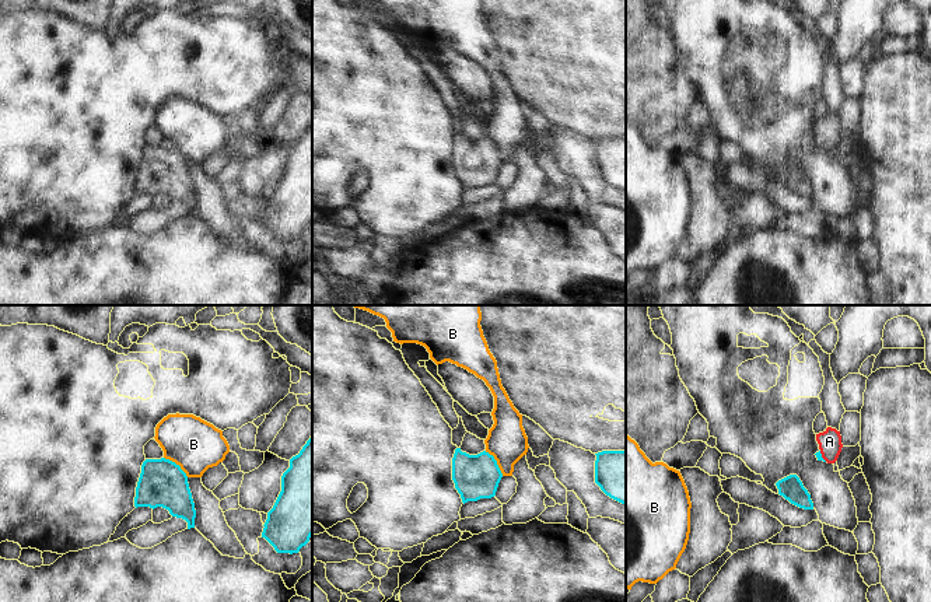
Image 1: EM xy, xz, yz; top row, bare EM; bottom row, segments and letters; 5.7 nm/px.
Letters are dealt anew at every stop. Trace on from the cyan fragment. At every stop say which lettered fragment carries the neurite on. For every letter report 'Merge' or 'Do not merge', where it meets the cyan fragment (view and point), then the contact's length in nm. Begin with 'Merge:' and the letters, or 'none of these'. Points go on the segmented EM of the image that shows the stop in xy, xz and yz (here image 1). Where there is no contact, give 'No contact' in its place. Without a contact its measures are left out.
Merge: A
A: Merge. Touches cyan at yz (821, 457). Shared border 80 nm
B: Do not merge. Touches cyan at xz (496, 462). Shared border 180 nm.

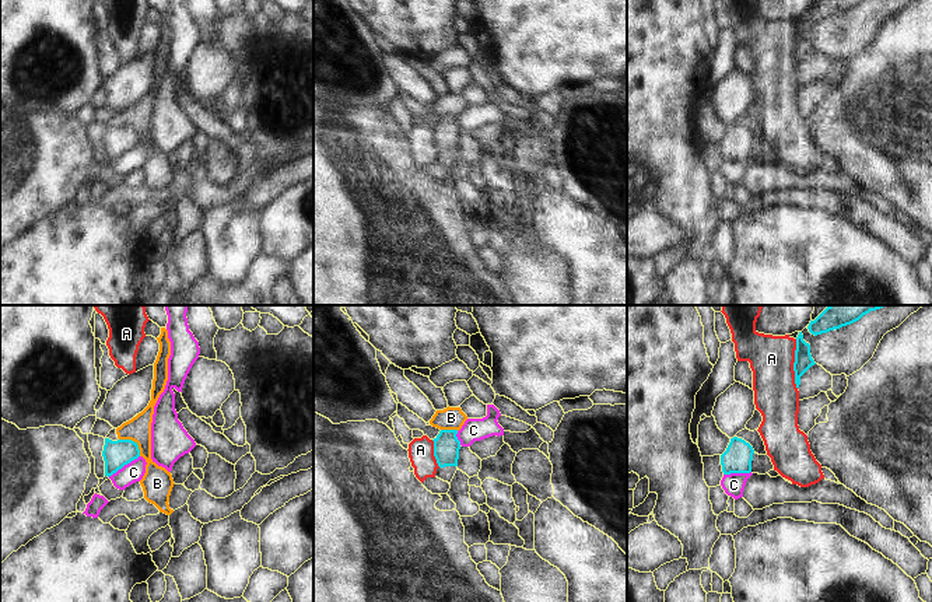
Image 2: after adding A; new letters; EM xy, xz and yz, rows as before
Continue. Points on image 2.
Merge: none of these
A: Do not merge. Touches cyan at yz (794, 364). Shared border 280 nm
B: Do not merge. Touches cyan at xy (133, 441). Shared border 160 nm
C: Do not merge. Touches cyan at xy (123, 465). Shared border 220 nm.

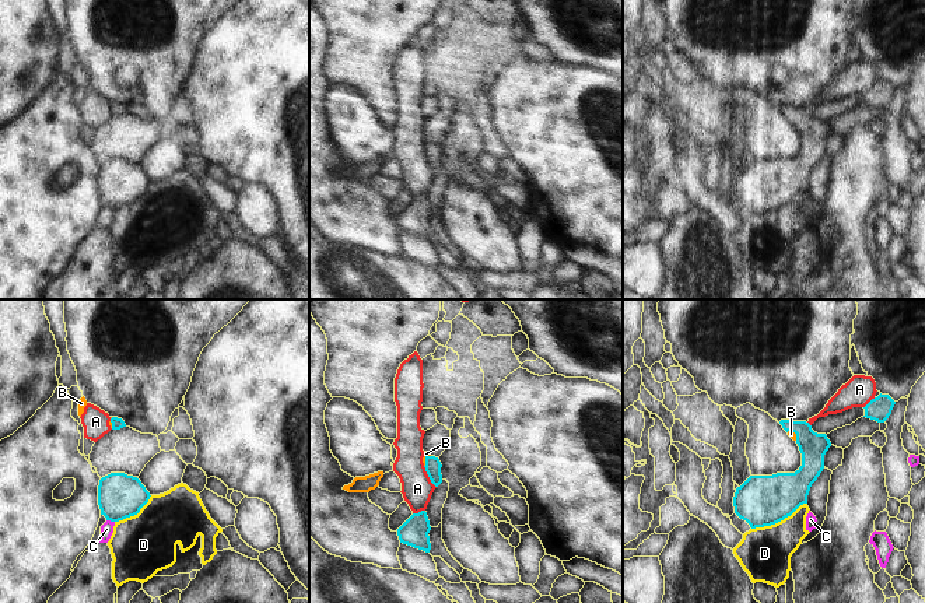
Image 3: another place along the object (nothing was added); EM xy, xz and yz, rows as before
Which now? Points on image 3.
Merge: B
A: Do not merge. Touches cyan at xz (428, 476). Shared border 150 nm
B: Merge. Touches cyan at xz (426, 460). Shared border 80 nm
C: Do not merge. Touches cyan at xy (111, 521). Shared border 50 nm
D: Do not merge. Touches cyan at yz (778, 521). Shared border 360 nm.

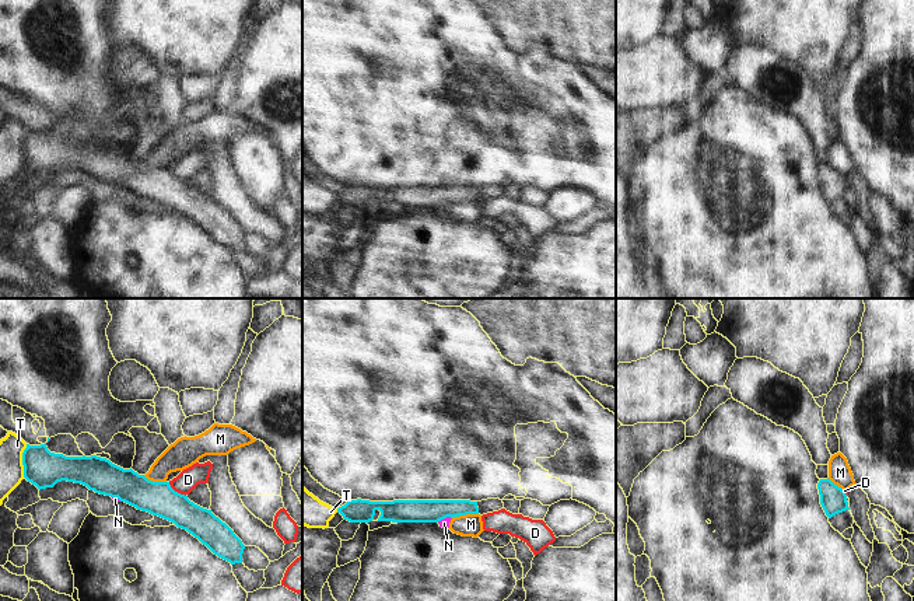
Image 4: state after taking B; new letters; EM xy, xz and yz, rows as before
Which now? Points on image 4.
Merge: none of these
D: Do not merge. Touches cyan at xy (177, 492). Shared border 130 nm
M: Do not merge. Touches cyan at xz (463, 514). Shared border 160 nm
N: Do not merge. Touches cyan at xz (444, 517). Shared border 90 nm
T: Do not merge. Touches cyan at xy (23, 461). Shared border 190 nm.

